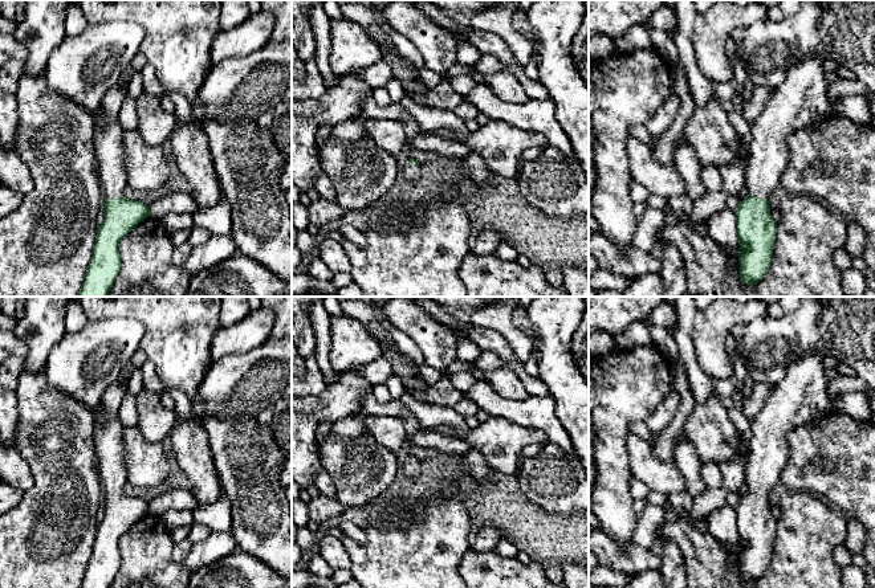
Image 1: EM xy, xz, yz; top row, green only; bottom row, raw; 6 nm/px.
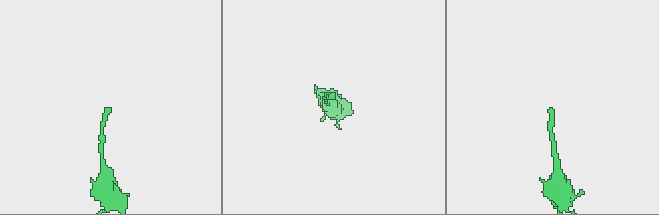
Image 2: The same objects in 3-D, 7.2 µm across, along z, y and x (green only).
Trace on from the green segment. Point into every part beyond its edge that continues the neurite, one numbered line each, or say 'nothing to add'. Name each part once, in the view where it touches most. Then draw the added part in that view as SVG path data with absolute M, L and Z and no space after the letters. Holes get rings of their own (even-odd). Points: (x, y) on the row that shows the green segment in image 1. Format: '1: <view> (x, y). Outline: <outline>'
1: xy (108, 131). Outline: M94 113L94 155L105 199L123 196L127 183L127 170L123 155L122 135L126 130L118 117Z

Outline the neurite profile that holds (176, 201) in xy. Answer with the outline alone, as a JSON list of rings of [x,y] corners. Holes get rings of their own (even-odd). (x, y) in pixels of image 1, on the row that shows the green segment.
[[[172,192],[150,205],[150,216],[160,220],[170,212],[194,212],[195,209],[191,193]]]

